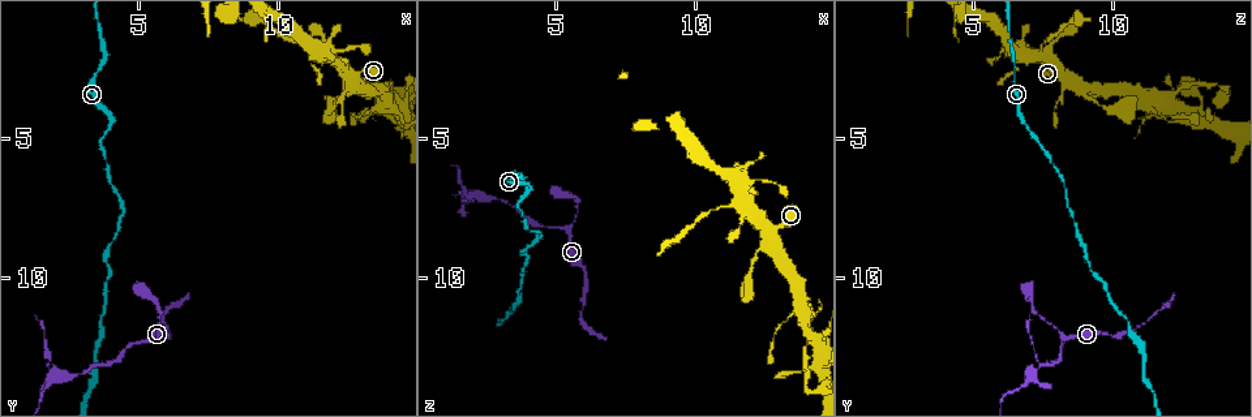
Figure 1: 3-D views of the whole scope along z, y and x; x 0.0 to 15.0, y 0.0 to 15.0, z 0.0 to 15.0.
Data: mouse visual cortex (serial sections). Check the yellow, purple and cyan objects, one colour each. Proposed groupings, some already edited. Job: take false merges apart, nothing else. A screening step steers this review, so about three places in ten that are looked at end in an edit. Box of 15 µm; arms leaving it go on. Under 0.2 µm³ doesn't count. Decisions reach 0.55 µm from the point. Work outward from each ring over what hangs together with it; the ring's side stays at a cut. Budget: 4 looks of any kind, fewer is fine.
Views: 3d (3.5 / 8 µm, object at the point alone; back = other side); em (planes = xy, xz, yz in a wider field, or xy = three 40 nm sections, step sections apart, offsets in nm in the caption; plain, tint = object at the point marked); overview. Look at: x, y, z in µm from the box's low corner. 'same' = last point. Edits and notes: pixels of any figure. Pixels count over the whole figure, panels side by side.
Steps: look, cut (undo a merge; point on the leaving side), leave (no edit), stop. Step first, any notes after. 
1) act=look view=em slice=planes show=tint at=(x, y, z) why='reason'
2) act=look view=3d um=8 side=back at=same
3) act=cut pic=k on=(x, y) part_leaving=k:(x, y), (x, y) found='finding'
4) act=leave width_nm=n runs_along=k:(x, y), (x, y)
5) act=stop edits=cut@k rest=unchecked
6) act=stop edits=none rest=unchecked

act=look view=em slice=xy step=2 show=tint at=(2.1, 13.4, 7.0) why='abrupt turn'

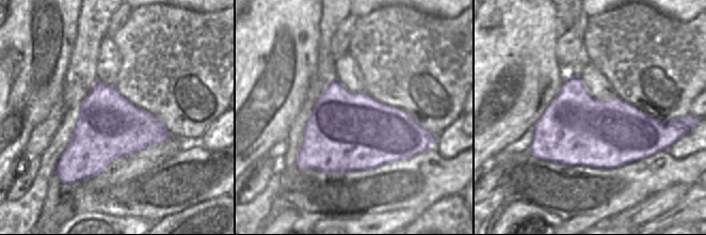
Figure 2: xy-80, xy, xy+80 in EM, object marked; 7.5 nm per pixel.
act=look view=3d um=3.5 side=back at=same

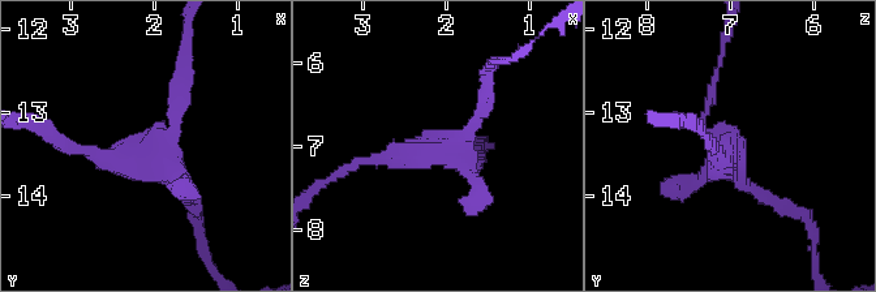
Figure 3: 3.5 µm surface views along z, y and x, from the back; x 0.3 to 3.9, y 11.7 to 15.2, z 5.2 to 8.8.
act=leave found='all the same cell'

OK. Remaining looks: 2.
act=look view=3d um=3.5 at=(14.2, 3.7, 12.0) why='abrupt turn'

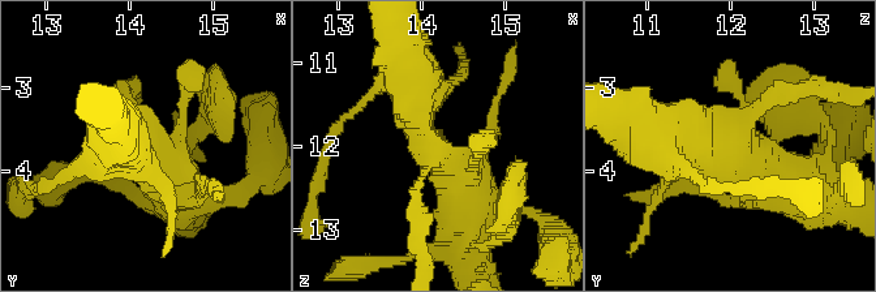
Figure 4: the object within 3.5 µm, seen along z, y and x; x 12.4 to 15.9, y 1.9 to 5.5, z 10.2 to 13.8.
act=look view=em slice=planes show=tint at=(14.15, 3.65, 12.05)

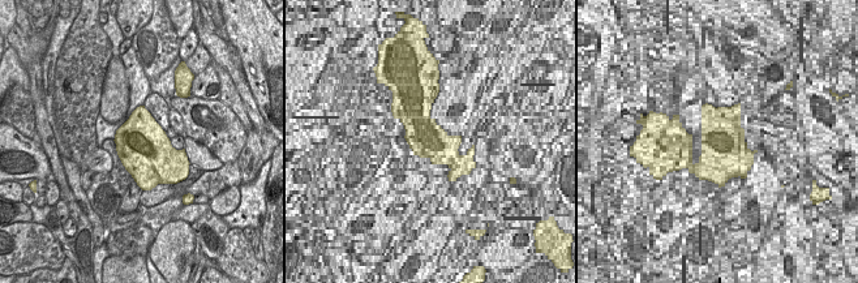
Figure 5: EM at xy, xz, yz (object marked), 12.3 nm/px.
act=leave runs_along=4:(404, 73), (468, 214) found='all the same cell'

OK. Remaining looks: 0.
act=stop edits=none rest=unchecked

